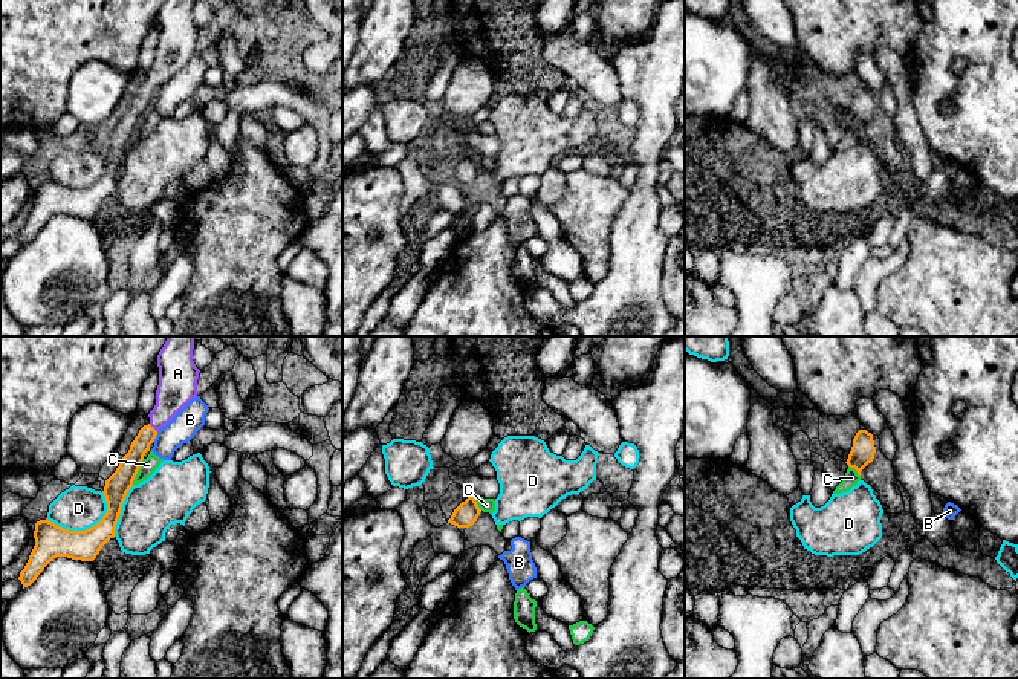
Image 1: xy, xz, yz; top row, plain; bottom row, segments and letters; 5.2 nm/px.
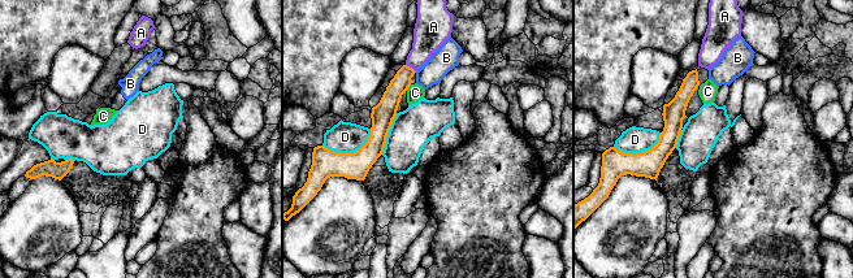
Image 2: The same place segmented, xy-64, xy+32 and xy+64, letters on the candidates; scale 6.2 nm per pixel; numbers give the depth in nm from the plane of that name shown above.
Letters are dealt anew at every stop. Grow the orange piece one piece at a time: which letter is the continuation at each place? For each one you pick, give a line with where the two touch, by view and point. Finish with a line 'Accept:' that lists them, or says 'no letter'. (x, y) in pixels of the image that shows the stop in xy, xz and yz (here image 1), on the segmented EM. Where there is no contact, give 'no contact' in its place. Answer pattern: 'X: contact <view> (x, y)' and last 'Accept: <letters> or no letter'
A: contact xy (153, 428)
Accept: A

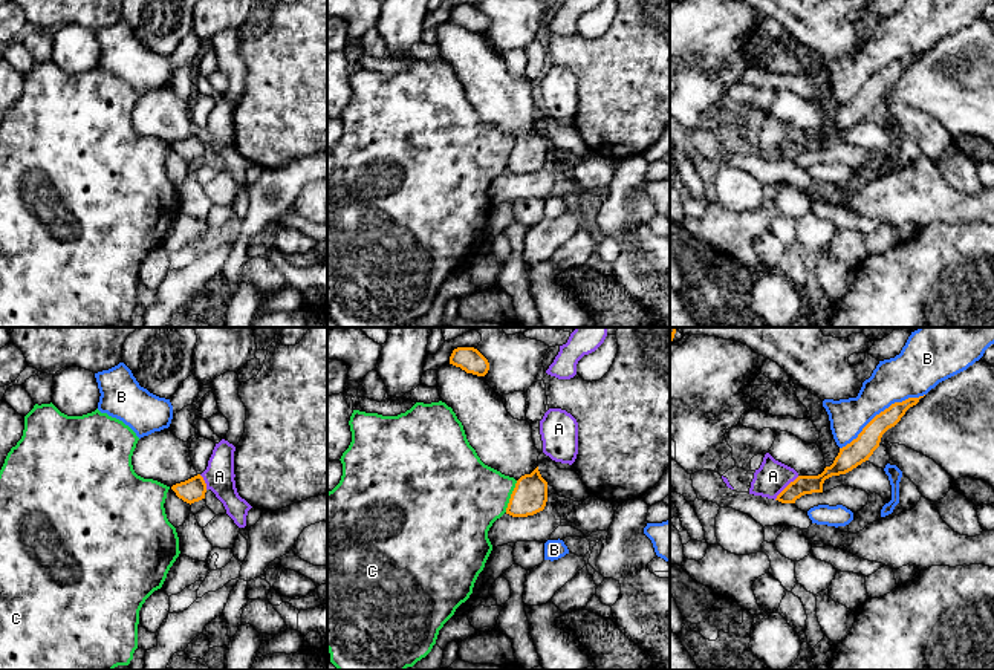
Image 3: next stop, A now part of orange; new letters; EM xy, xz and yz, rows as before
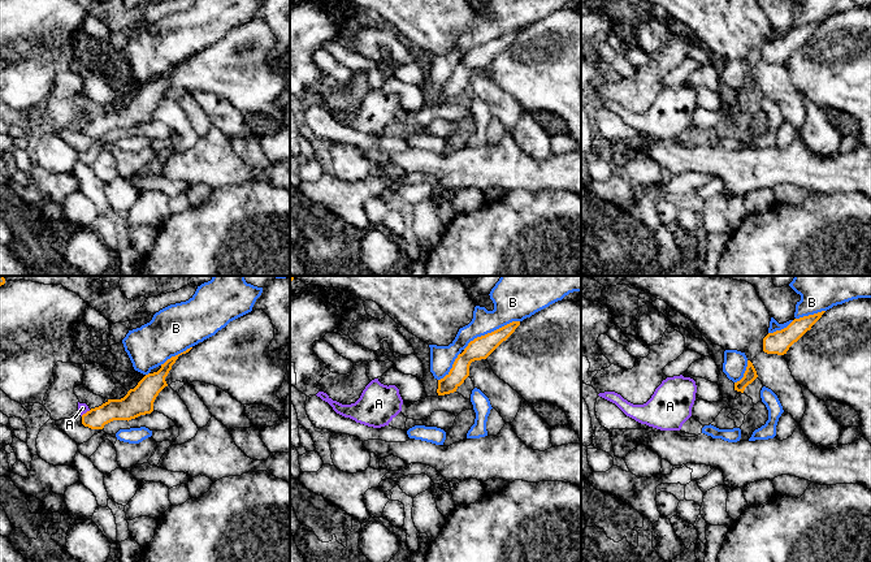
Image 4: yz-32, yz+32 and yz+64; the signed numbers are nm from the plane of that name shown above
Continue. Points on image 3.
Accept: no letter

